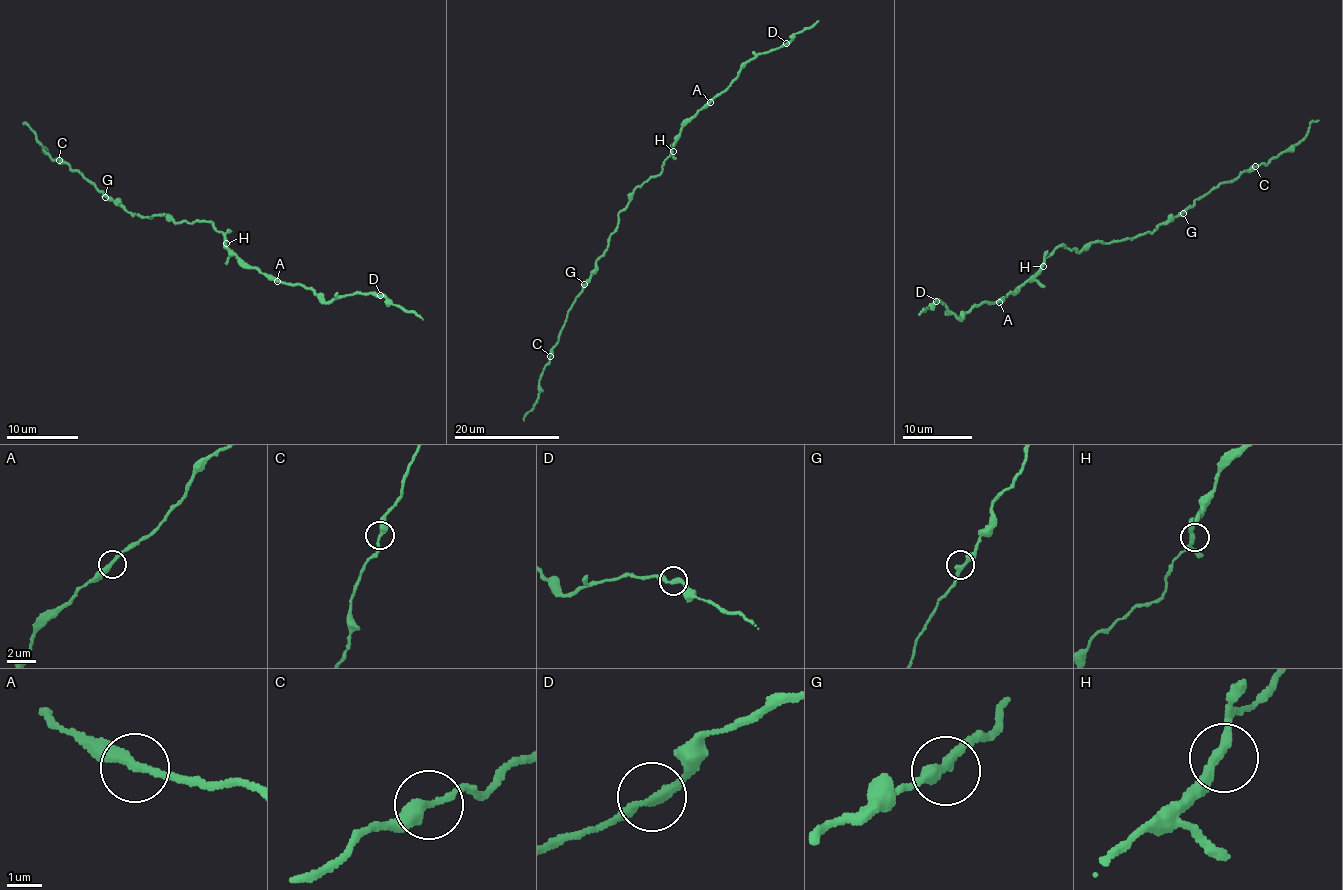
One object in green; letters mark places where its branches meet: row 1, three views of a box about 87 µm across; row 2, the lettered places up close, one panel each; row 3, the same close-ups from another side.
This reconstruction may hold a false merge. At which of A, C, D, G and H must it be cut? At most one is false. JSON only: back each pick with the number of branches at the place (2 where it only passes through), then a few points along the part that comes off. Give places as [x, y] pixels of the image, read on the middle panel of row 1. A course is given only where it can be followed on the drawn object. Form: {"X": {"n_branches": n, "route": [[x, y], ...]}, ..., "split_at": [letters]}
{"split_at": []}

